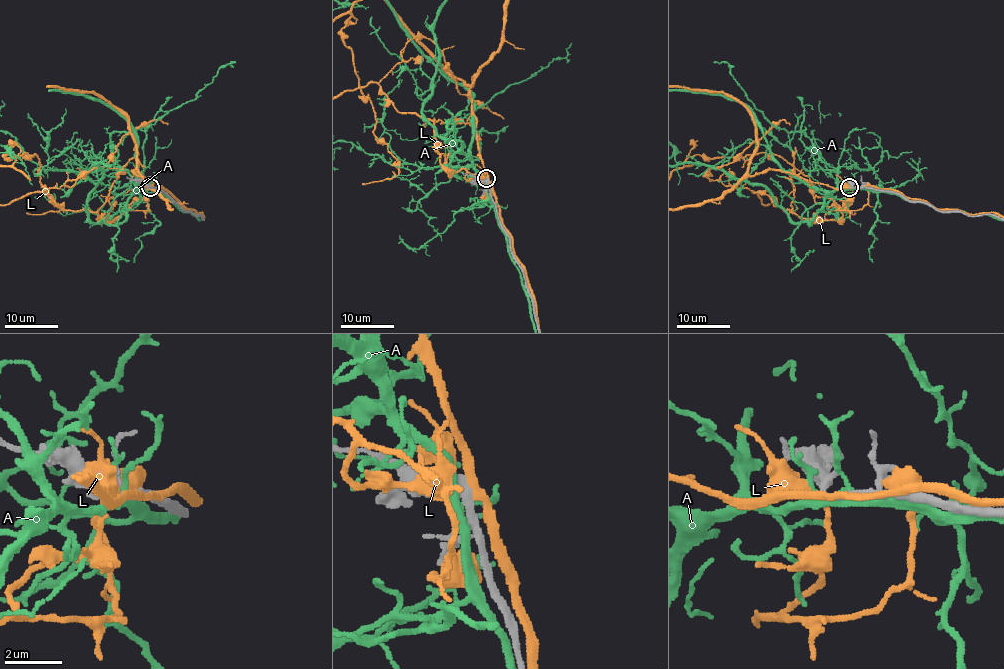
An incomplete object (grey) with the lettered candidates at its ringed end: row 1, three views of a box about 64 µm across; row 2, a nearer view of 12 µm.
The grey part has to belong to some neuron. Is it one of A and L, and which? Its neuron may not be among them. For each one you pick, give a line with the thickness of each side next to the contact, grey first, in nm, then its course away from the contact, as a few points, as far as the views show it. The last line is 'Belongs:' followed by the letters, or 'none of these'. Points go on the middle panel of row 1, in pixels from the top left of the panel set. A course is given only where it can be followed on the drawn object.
Belongs: none of these

